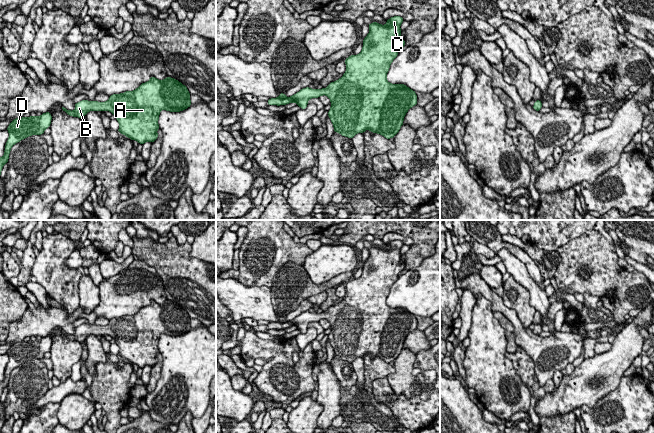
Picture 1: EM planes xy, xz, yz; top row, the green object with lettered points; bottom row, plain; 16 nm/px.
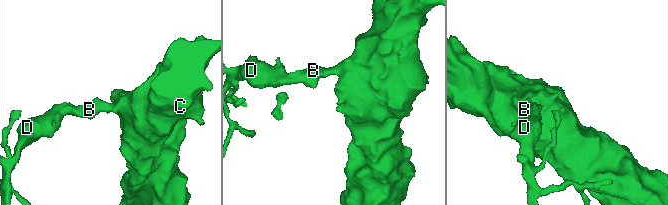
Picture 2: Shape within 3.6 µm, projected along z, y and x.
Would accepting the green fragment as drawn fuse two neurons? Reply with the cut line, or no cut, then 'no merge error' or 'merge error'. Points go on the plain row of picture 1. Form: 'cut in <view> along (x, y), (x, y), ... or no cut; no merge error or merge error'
no cut; no merge error

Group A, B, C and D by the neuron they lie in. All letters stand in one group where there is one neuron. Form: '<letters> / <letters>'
A B C D

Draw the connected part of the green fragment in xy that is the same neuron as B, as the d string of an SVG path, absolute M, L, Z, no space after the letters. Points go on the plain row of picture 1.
M151 300L148 306L140 308L134 315L112 318L106 326L82 324L75 327L74 335L67 334L64 331L62 331L62 333L68 339L72 341L76 340L80 343L85 341L91 334L96 336L110 335L120 348L118 356L143 369L145 366L153 367L158 362L158 343L161 334L180 336L190 330L190 317L185 309L171 301L166 301L164 304L158 304L154 300Z

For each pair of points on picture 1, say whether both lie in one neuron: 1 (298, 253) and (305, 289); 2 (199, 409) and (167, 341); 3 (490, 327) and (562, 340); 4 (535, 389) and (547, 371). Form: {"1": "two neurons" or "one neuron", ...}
{"1": "two neurons", "2": "one neuron", "3": "two neurons", "4": "two neurons"}

